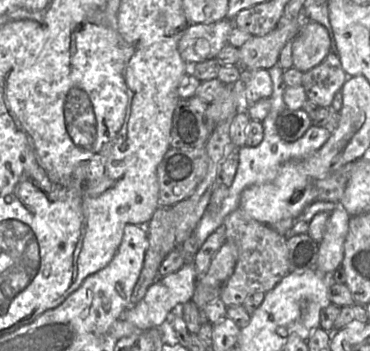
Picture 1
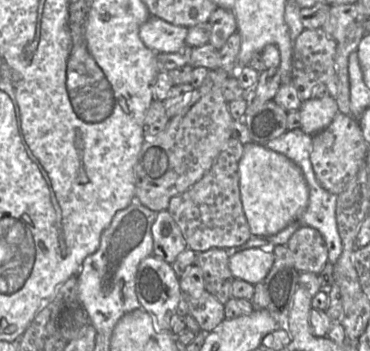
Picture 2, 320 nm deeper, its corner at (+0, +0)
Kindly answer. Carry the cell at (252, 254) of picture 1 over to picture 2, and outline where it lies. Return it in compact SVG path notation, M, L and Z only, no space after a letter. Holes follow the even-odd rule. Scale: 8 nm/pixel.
M211 248L196 255L195 264L200 267L205 290L216 297L223 306L232 297L234 276L229 269L229 256L224 248Z

